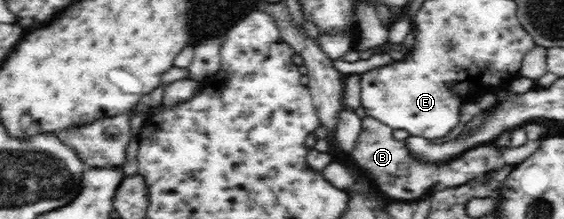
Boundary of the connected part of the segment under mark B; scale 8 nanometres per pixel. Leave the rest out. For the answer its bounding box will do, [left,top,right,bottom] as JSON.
[351,116,505,202]

